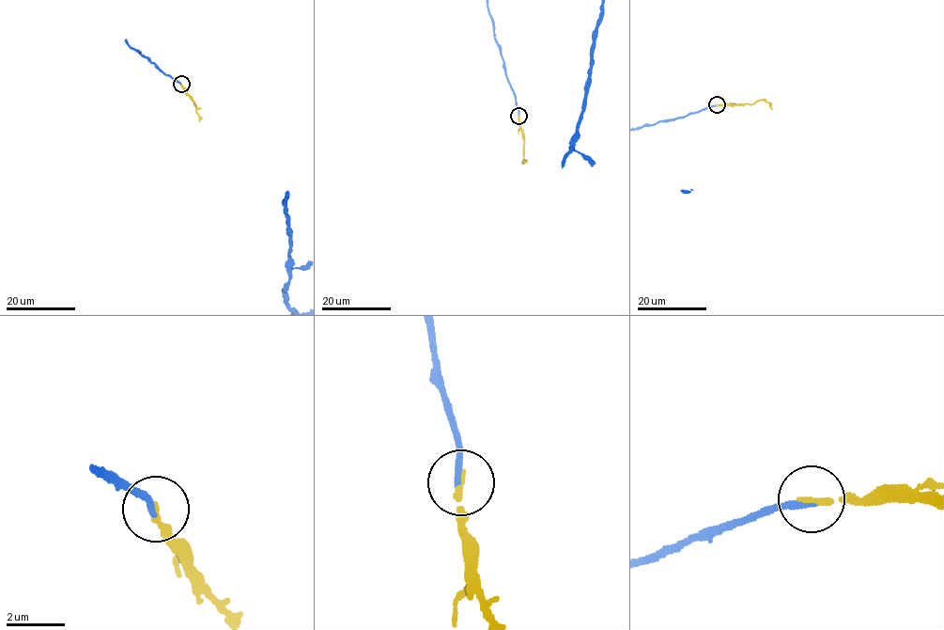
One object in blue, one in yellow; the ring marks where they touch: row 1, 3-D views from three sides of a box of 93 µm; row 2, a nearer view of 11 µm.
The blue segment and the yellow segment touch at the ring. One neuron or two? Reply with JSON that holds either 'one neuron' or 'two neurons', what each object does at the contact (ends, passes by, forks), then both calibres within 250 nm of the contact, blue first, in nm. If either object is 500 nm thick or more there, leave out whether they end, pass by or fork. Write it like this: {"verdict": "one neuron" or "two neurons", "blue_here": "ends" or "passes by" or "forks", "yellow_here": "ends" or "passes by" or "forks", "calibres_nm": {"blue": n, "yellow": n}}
{"verdict": "one neuron", "blue_here": "ends", "yellow_here": "ends", "calibres_nm": {"blue": 200, "yellow": 190}}

